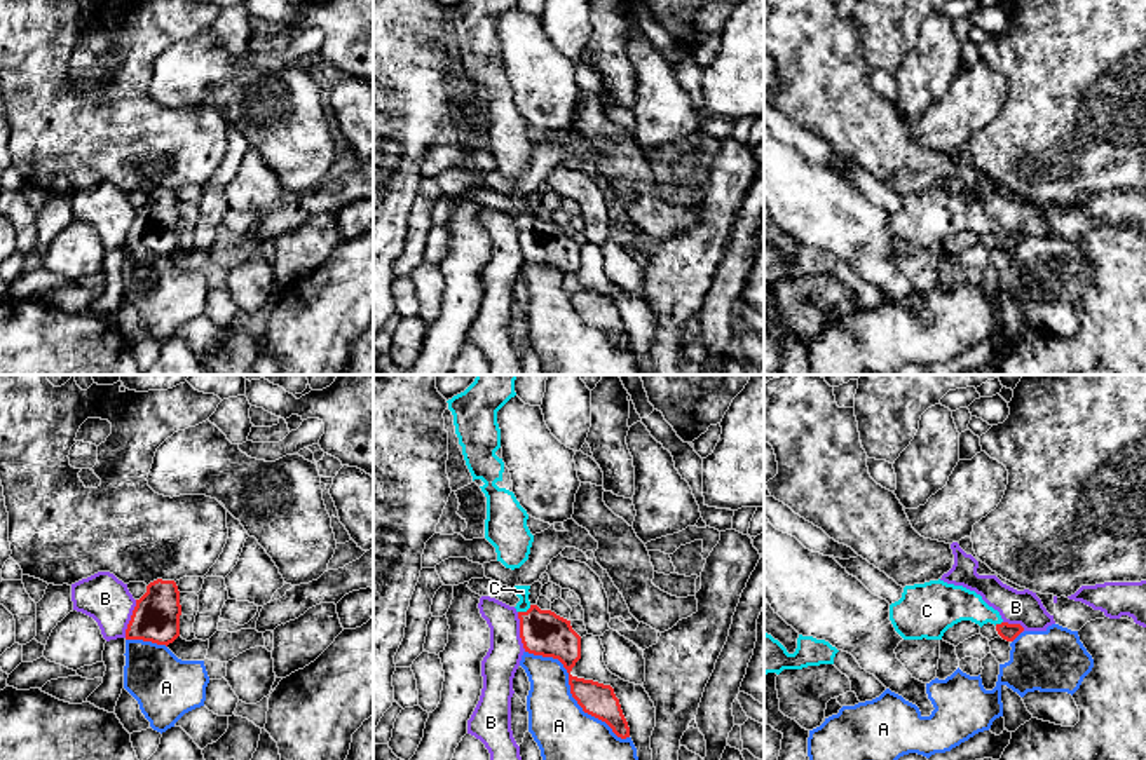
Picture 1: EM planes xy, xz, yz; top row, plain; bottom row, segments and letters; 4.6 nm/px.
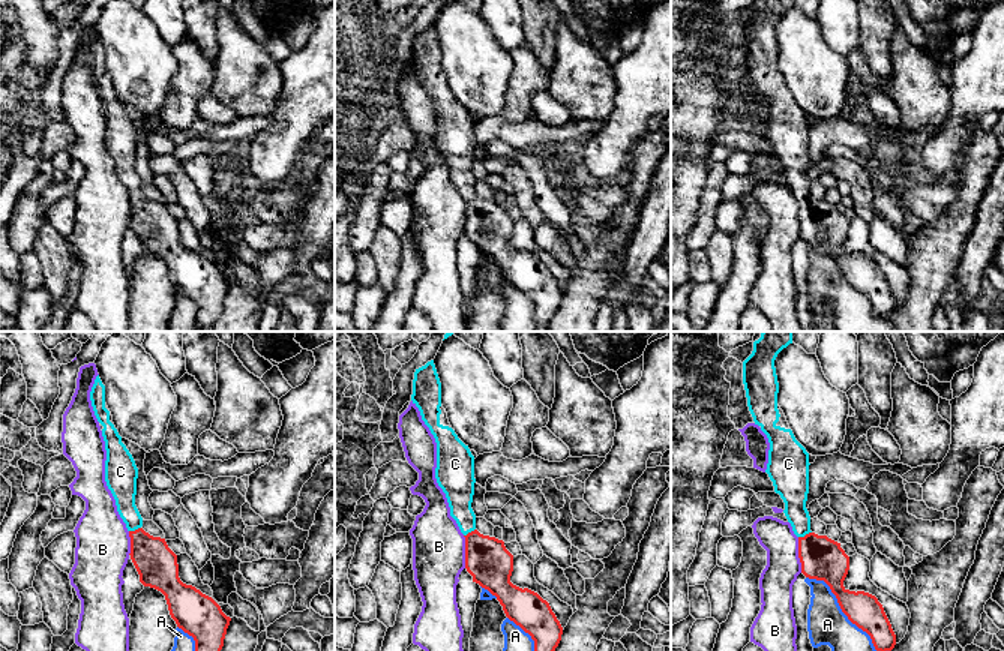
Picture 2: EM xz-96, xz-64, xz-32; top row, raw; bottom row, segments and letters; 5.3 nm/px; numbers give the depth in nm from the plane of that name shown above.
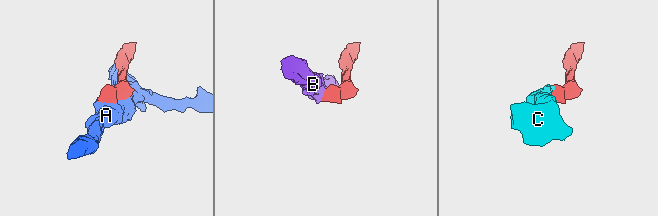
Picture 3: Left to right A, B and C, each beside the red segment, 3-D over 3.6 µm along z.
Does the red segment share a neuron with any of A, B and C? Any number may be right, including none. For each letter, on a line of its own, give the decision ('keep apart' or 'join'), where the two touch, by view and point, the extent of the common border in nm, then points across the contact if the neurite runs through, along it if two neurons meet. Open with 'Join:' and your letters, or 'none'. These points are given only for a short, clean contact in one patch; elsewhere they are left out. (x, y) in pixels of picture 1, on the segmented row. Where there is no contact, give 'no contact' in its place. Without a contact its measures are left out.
Join: C
A: keep apart; meets red in xz at (571, 692); contact 650 nm long
B: keep apart; meets red in xz at (520, 631); contact 190 nm long; border along xz (517, 612), (522, 647), (525, 651)
C: join; meets red in xz at (524, 612); contact 70 nm long; runs through xz (543, 633), (524, 612), (522, 591)

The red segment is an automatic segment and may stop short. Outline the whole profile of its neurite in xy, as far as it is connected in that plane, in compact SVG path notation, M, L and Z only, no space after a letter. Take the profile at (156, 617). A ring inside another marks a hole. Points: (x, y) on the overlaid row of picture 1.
M157 579L136 600L126 640L143 640L169 645L180 636L180 591L174 580Z

